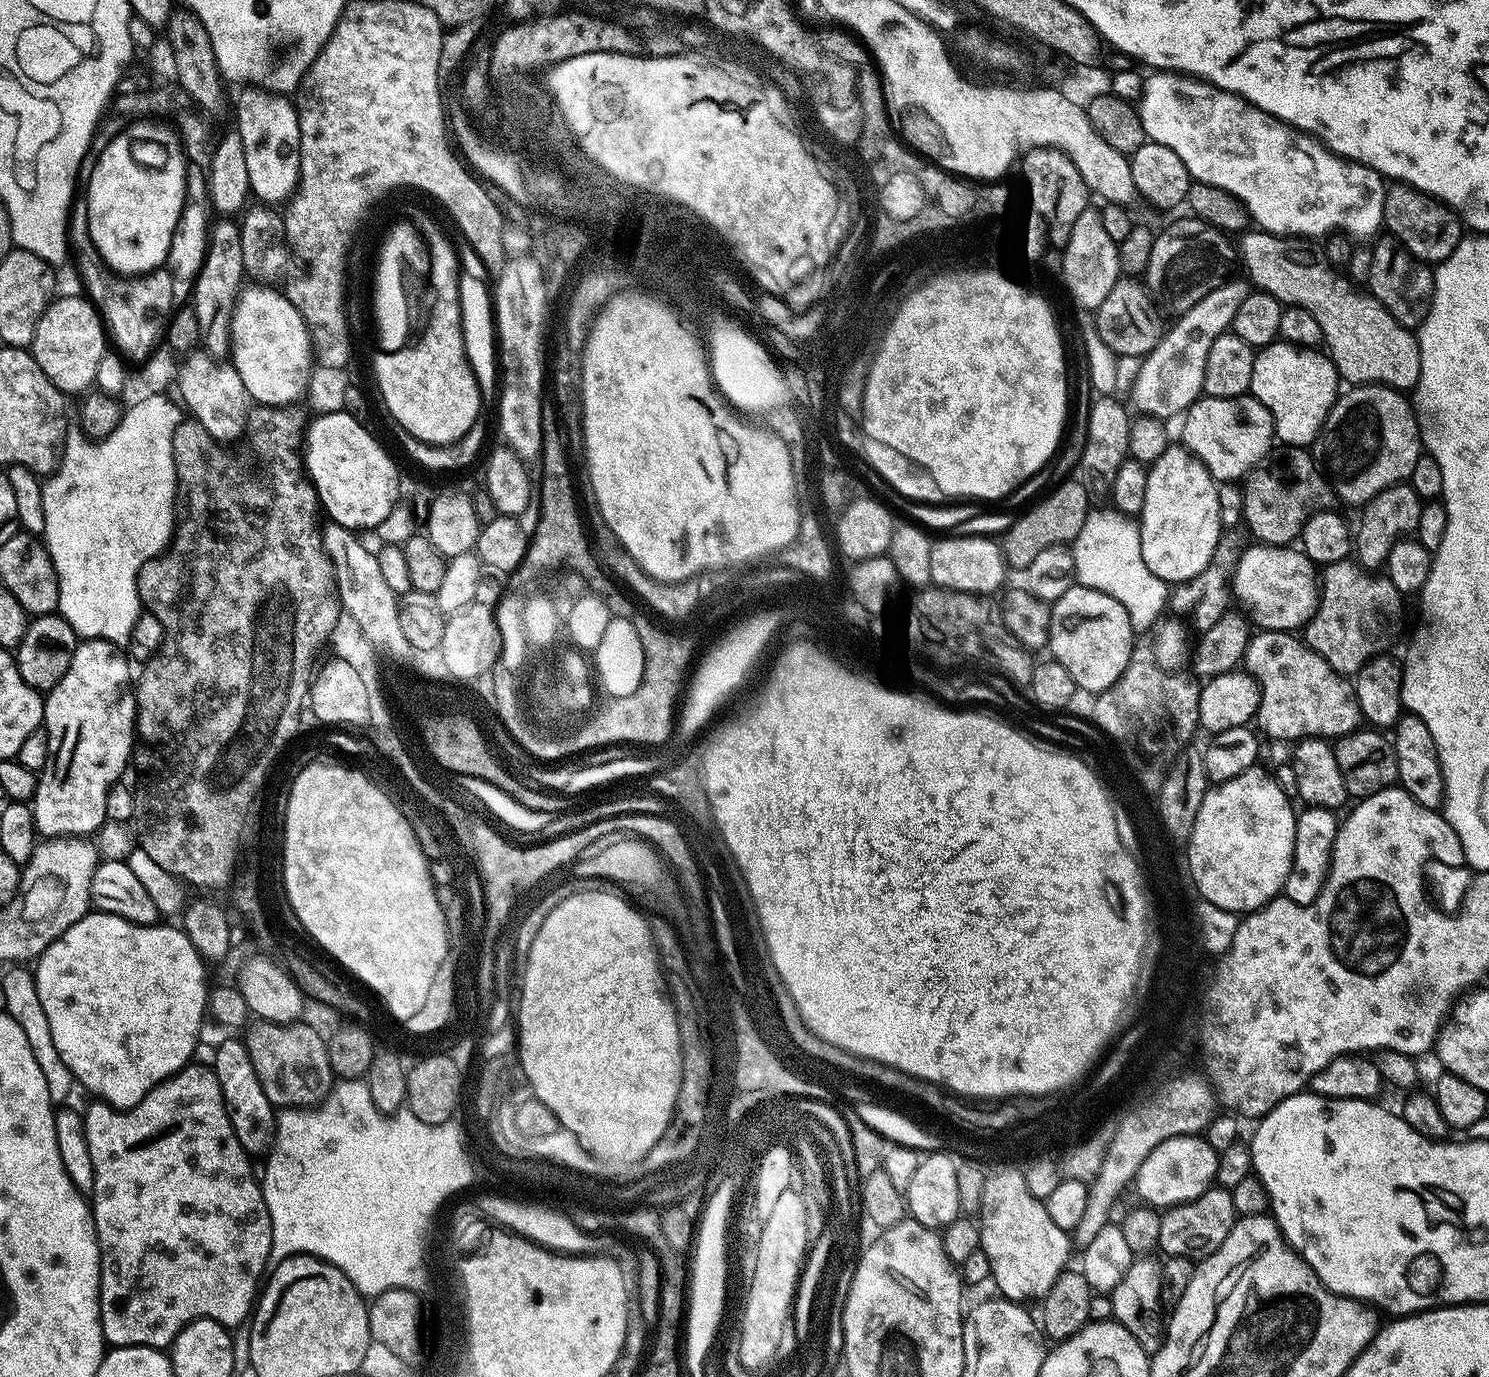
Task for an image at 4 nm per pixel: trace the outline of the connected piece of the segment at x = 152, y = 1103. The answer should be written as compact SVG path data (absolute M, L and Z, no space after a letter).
M189 1063L168 1080L154 1086L154 1090L150 1090L150 1094L146 1094L146 1098L142 1098L142 1102L132 1108L121 1110L111 1108L103 1102L92 1102L88 1112L83 1113L86 1146L90 1146L90 1162L94 1162L94 1186L90 1193L90 1203L100 1247L100 1321L105 1341L117 1348L146 1346L167 1349L176 1335L195 1320L217 1320L223 1328L239 1329L254 1311L266 1269L269 1267L272 1223L264 1201L264 1189L261 1181L252 1177L252 1164L248 1161L251 1160L250 1153L244 1149L242 1142L238 1142L234 1126L230 1126L230 1118L226 1114L222 1098L222 1086L216 1073L207 1063L196 1063Z

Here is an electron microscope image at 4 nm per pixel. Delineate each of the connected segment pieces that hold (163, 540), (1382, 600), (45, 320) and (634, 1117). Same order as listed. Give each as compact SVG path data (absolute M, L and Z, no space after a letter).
M163 395L160 396L158 405L160 405L160 429L121 426L114 429L107 438L97 440L89 438L80 430L69 431L64 443L64 457L60 459L60 467L43 481L42 510L46 510L46 526L42 533L42 539L54 562L54 570L60 583L58 586L58 612L66 622L70 622L77 637L84 640L108 640L117 646L127 645L130 630L134 630L134 622L138 622L142 611L140 595L136 589L138 574L147 560L152 560L160 555L172 542L172 530L176 527L176 467L172 453L172 439L174 438L174 430L178 430L182 419L182 408L170 402L169 398Z
M1351 559L1337 564L1329 564L1323 569L1322 583L1319 585L1319 604L1313 618L1302 632L1302 639L1314 649L1330 666L1341 674L1355 674L1367 660L1387 653L1388 647L1400 636L1400 623L1406 617L1406 600L1388 580L1387 575L1373 574L1369 569L1360 567Z
M57 295L42 314L38 326L34 330L34 338L30 351L42 366L42 374L54 382L59 392L84 394L96 383L96 371L99 362L106 353L106 329L96 305L83 295L78 297L62 297Z
M581 890L558 904L552 910L552 917L542 923L542 928L544 932L538 932L534 957L530 958L528 967L529 989L523 1004L524 1031L519 1039L519 1071L524 1071L524 1076L536 1095L535 1099L550 1107L566 1128L575 1130L581 1145L588 1152L603 1161L610 1156L640 1157L640 1152L648 1156L657 1141L656 1136L660 1136L660 1131L664 1129L664 1120L668 1120L668 1112L672 1112L672 1096L676 1096L677 1075L674 1058L676 1024L672 1024L672 1008L668 1008L668 1004L664 1004L664 996L660 996L660 976L656 976L657 948L648 940L648 935L652 933L651 923L647 919L644 921L622 897L615 896L612 892Z

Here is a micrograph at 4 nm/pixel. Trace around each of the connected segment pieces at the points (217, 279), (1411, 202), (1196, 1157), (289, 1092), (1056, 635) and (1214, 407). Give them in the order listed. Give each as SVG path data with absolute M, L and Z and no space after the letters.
M232 218L218 220L217 224L215 221L211 225L209 231L208 252L204 256L202 270L196 275L190 304L196 310L203 351L213 358L224 358L229 355L232 347L232 311L246 275L242 260L240 224Z
M1399 182L1389 183L1384 189L1383 227L1401 240L1412 256L1429 266L1435 266L1448 257L1462 239L1462 221L1448 205Z
M1203 1135L1168 1138L1156 1146L1137 1170L1134 1189L1145 1205L1157 1210L1167 1210L1176 1204L1185 1204L1198 1198L1207 1188L1213 1187L1219 1155L1209 1146Z
M260 1020L249 1023L242 1036L266 1098L280 1110L319 1105L334 1084L325 1037L304 1023L271 1024L269 1020Z
M1077 582L1072 585L1070 590L1066 590L1066 594L1062 594L1062 598L1051 601L1050 607L1046 648L1047 651L1052 651L1051 659L1065 668L1066 674L1073 680L1081 693L1099 694L1106 691L1126 670L1134 647L1132 623L1122 602L1110 598L1110 594L1106 594L1102 590L1087 588Z
M1251 394L1234 398L1204 396L1189 406L1183 420L1183 447L1208 467L1208 473L1217 482L1243 481L1253 468L1267 461L1264 459L1274 445L1276 427L1270 410Z

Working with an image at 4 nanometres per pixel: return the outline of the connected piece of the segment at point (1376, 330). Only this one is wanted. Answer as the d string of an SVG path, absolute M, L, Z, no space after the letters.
M1263 230L1245 231L1242 244L1242 264L1248 267L1247 279L1261 292L1269 292L1281 305L1310 310L1322 329L1322 344L1332 357L1341 381L1345 385L1385 384L1387 388L1415 389L1420 373L1420 342L1417 333L1401 324L1367 290L1361 290L1343 271L1307 256L1300 248L1291 248L1287 239Z

